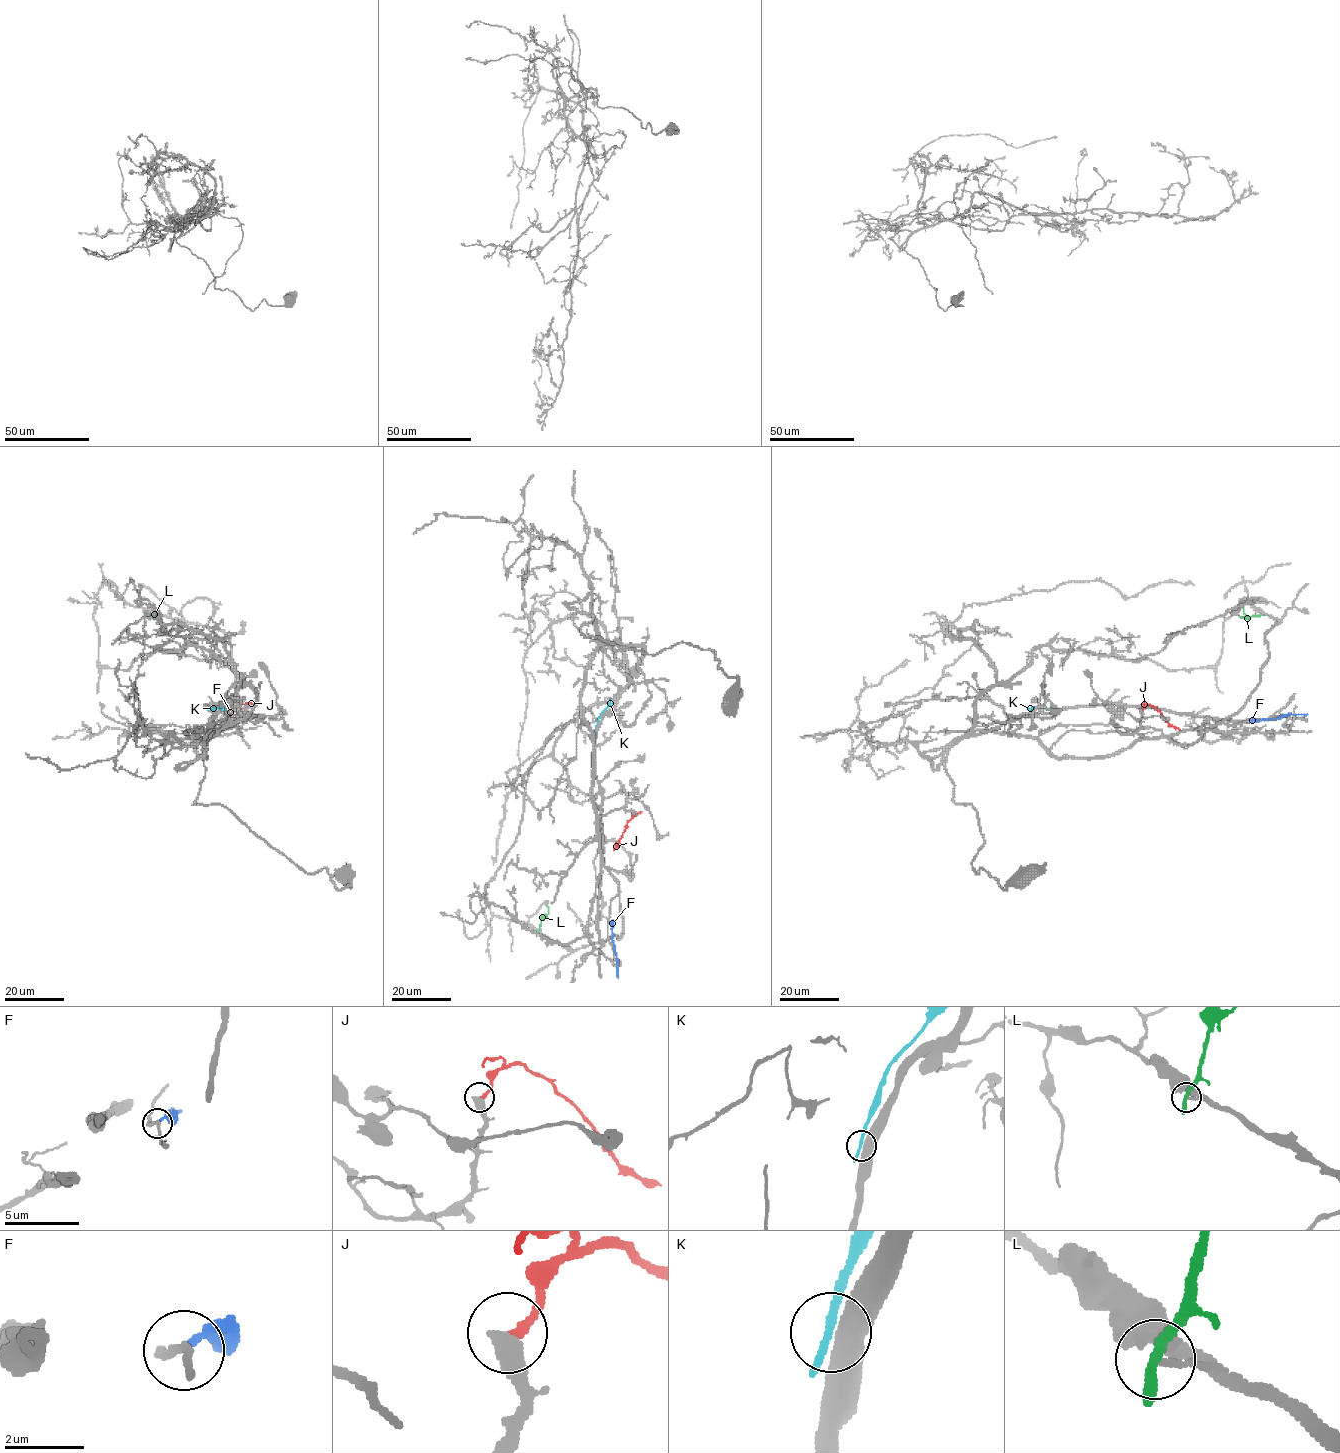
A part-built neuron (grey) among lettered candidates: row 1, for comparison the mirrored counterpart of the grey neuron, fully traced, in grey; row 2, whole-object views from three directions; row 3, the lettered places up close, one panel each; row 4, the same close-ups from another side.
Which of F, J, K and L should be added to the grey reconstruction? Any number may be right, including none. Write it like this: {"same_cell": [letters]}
{"same_cell": ["J"]}

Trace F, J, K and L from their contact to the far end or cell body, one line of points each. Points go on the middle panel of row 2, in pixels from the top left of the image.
F: (609, 922), (617, 977)
J: (633, 811), (614, 850)
K: (595, 730), (600, 714), (614, 698)
L: (537, 933), (547, 913), (546, 904)

